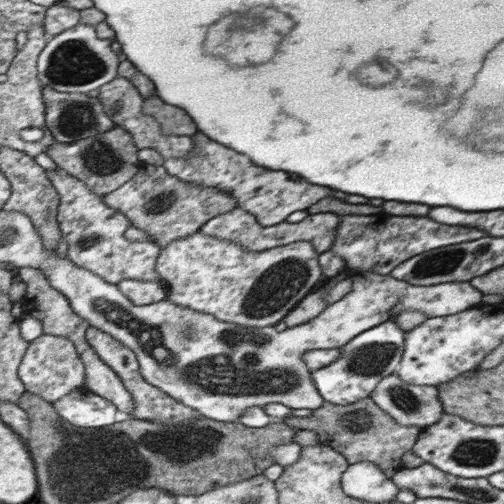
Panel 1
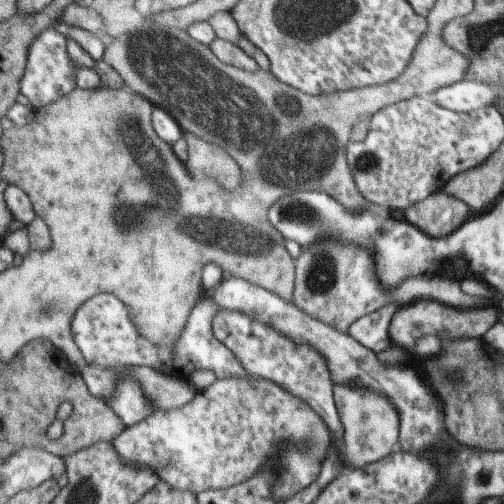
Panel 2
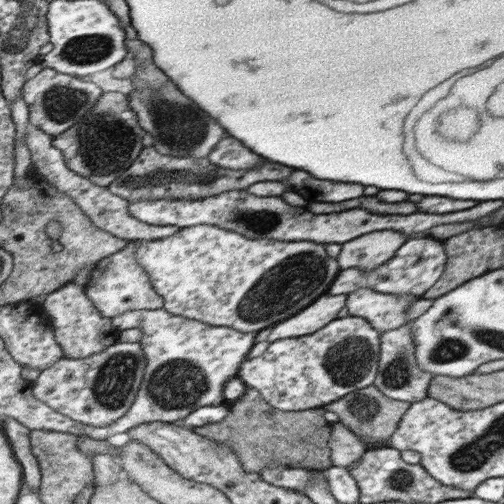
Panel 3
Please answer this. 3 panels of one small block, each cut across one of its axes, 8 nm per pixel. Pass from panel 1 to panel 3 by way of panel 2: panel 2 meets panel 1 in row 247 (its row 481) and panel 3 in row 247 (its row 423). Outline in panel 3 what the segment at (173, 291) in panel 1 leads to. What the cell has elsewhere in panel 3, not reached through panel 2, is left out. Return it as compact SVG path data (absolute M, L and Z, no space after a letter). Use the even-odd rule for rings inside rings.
M197 226L197 228L183 228L179 230L175 236L171 238L165 238L165 240L143 240L139 242L141 248L137 252L137 258L139 258L139 264L147 270L149 274L149 280L153 284L153 288L157 290L159 296L163 296L165 304L163 304L163 310L169 312L171 316L181 316L181 318L189 318L189 320L199 320L203 324L209 324L209 326L227 326L227 328L233 328L233 330L239 330L239 332L263 332L265 328L273 328L275 324L281 324L281 320L289 320L295 312L303 310L305 306L309 306L317 296L325 296L327 294L327 286L331 284L331 280L337 278L337 274L341 272L339 262L329 258L329 254L325 254L323 246L321 244L313 244L313 242L283 242L283 240L269 240L269 238L263 238L263 240L249 240L245 236L239 236L237 232L229 232L229 230L223 230L219 226Z

